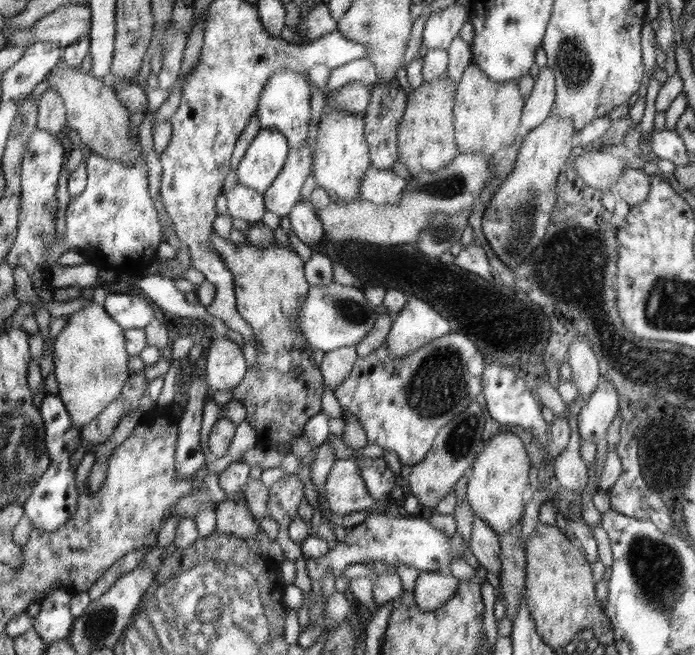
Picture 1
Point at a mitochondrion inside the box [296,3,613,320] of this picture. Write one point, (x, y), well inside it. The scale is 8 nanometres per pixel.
(575, 68)

